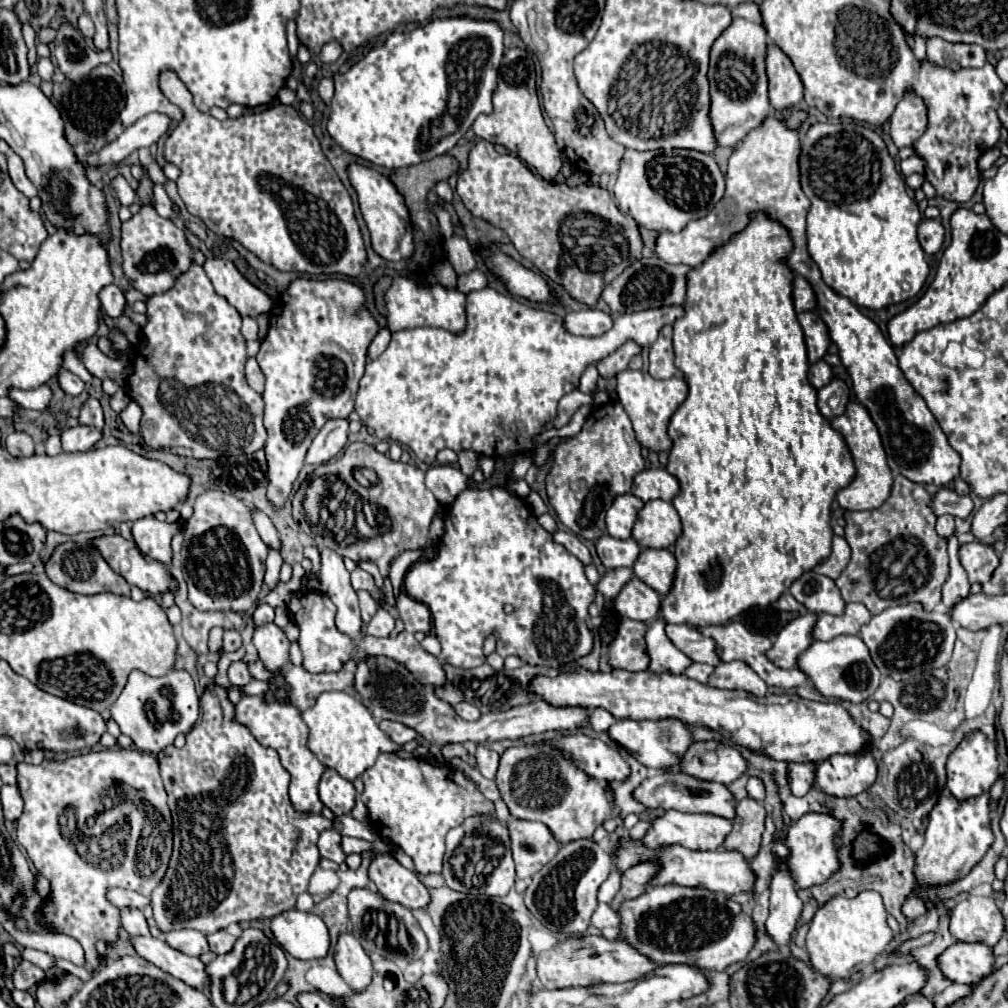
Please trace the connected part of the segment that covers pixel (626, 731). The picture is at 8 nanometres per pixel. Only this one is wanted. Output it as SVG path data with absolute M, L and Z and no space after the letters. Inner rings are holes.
M677 718L665 720L619 720L609 728L609 736L613 742L623 746L633 758L637 758L643 766L653 770L663 770L671 766L679 766L685 750L695 742L691 728L683 726Z

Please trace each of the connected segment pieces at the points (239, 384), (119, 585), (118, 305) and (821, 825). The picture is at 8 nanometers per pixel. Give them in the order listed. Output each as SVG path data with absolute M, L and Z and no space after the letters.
M193 262L189 266L187 274L179 274L179 278L175 280L175 286L171 290L167 290L163 294L149 296L149 300L147 300L147 324L143 326L141 334L143 334L143 340L139 344L139 350L135 350L135 354L133 354L133 372L127 376L127 386L129 386L129 396L143 410L141 436L143 436L143 440L149 448L157 448L157 450L161 448L161 450L169 450L169 452L179 454L179 456L189 456L189 458L199 458L199 460L201 458L219 458L221 454L225 454L225 450L231 450L231 448L241 448L245 454L251 454L251 452L263 448L265 438L267 438L267 432L265 432L265 426L263 426L263 398L261 398L261 394L251 390L245 382L243 368L245 368L247 356L245 356L245 338L241 336L241 316L223 296L219 296L213 290L211 280L207 278L207 274L203 272L203 268L199 264Z
M73 542L61 544L55 548L53 556L49 558L49 562L45 564L47 576L59 584L61 588L73 590L73 592L81 592L81 594L97 594L97 592L113 592L113 594L121 594L121 596L129 596L131 586L127 584L127 580L123 576L119 576L117 572L113 572L109 568L109 564L103 560L103 556L95 550L95 548L81 548Z
M109 284L105 286L101 292L99 292L99 300L101 300L101 306L105 308L105 312L111 316L111 318L117 318L123 314L125 306L127 306L127 300L123 296L123 290L117 288L115 284Z
M809 812L789 826L787 838L785 838L787 846L791 850L789 868L791 868L791 874L797 880L799 888L823 884L823 882L827 882L827 878L831 874L835 874L839 870L839 852L837 852L839 832L841 832L841 820L837 820L829 814L819 814L819 812Z

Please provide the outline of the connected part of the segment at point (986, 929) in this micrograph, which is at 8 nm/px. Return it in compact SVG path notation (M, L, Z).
M965 894L951 910L949 932L961 942L995 946L1005 932L1005 920L993 898Z

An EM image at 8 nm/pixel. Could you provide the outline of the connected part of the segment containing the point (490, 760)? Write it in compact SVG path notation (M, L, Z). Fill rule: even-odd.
M485 742L477 744L477 752L475 752L475 758L477 758L477 766L479 766L479 772L493 780L495 778L495 772L497 772L497 766L499 766L499 754L493 752L491 748L487 748Z

